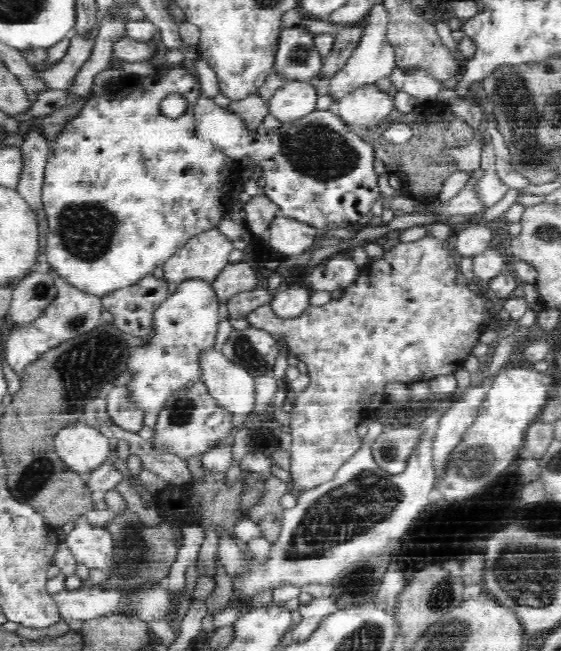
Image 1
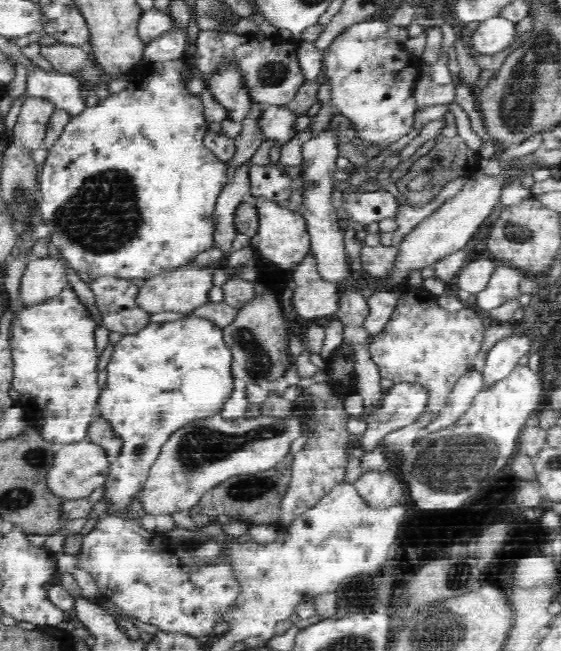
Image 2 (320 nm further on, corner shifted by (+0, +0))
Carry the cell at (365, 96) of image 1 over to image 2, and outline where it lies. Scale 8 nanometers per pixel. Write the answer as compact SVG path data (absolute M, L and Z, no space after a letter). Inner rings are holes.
M368 18L350 26L322 51L323 78L329 82L331 102L337 112L353 122L369 149L388 147L412 130L417 110L414 92L422 77L421 57L410 53L402 43L390 41L388 18Z

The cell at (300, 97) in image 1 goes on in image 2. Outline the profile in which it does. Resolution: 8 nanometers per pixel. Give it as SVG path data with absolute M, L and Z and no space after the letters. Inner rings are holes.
M268 105L259 118L259 127L266 139L278 140L282 145L290 141L296 134L294 121L297 118L287 105Z

